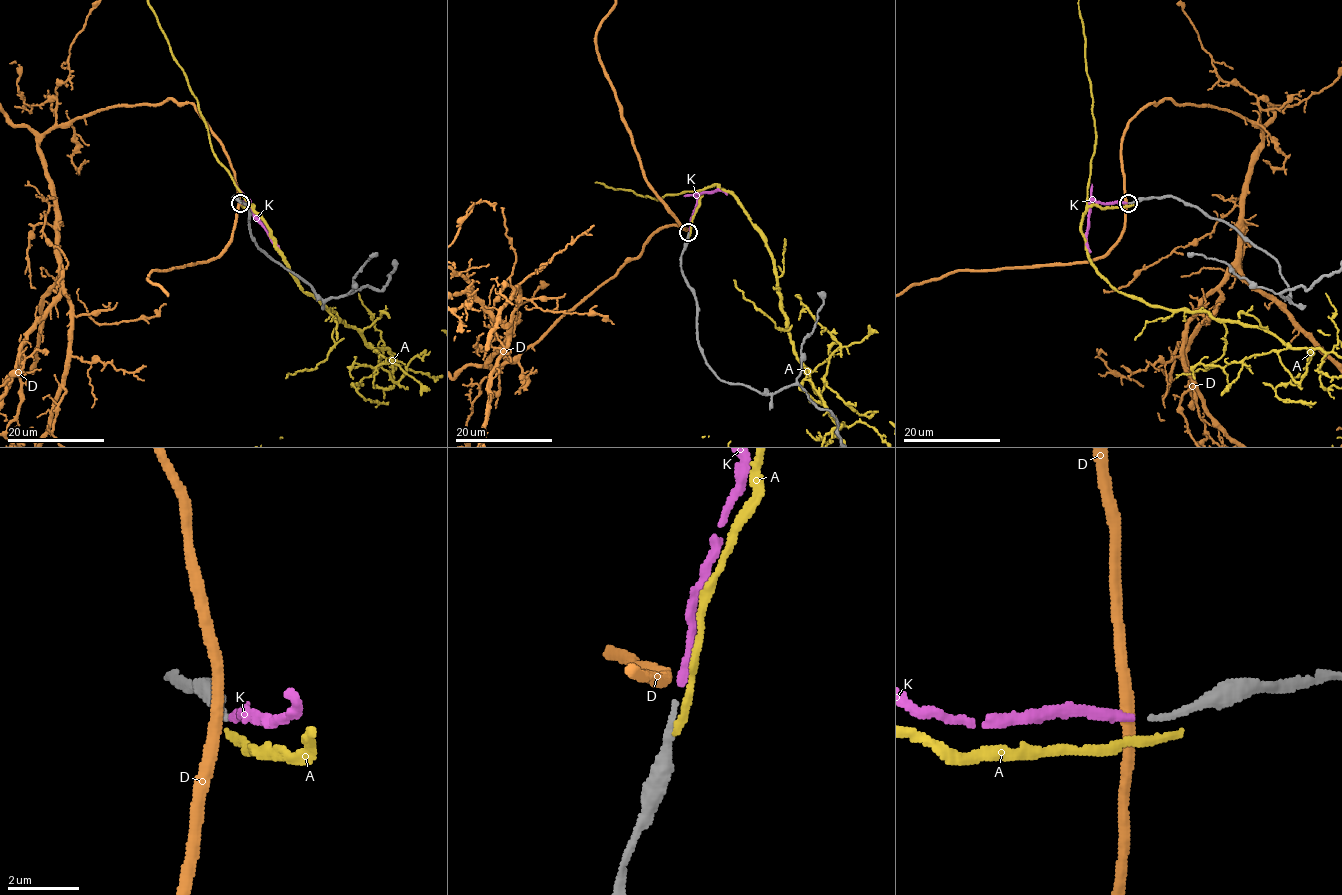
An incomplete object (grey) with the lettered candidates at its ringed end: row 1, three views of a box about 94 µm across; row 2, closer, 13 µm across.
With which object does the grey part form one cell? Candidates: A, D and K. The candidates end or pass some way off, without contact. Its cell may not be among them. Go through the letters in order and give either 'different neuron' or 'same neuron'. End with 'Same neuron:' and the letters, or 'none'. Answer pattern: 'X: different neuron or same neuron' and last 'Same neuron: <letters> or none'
A: different neuron
D: different neuron
K: same neuron
Same neuron: K

